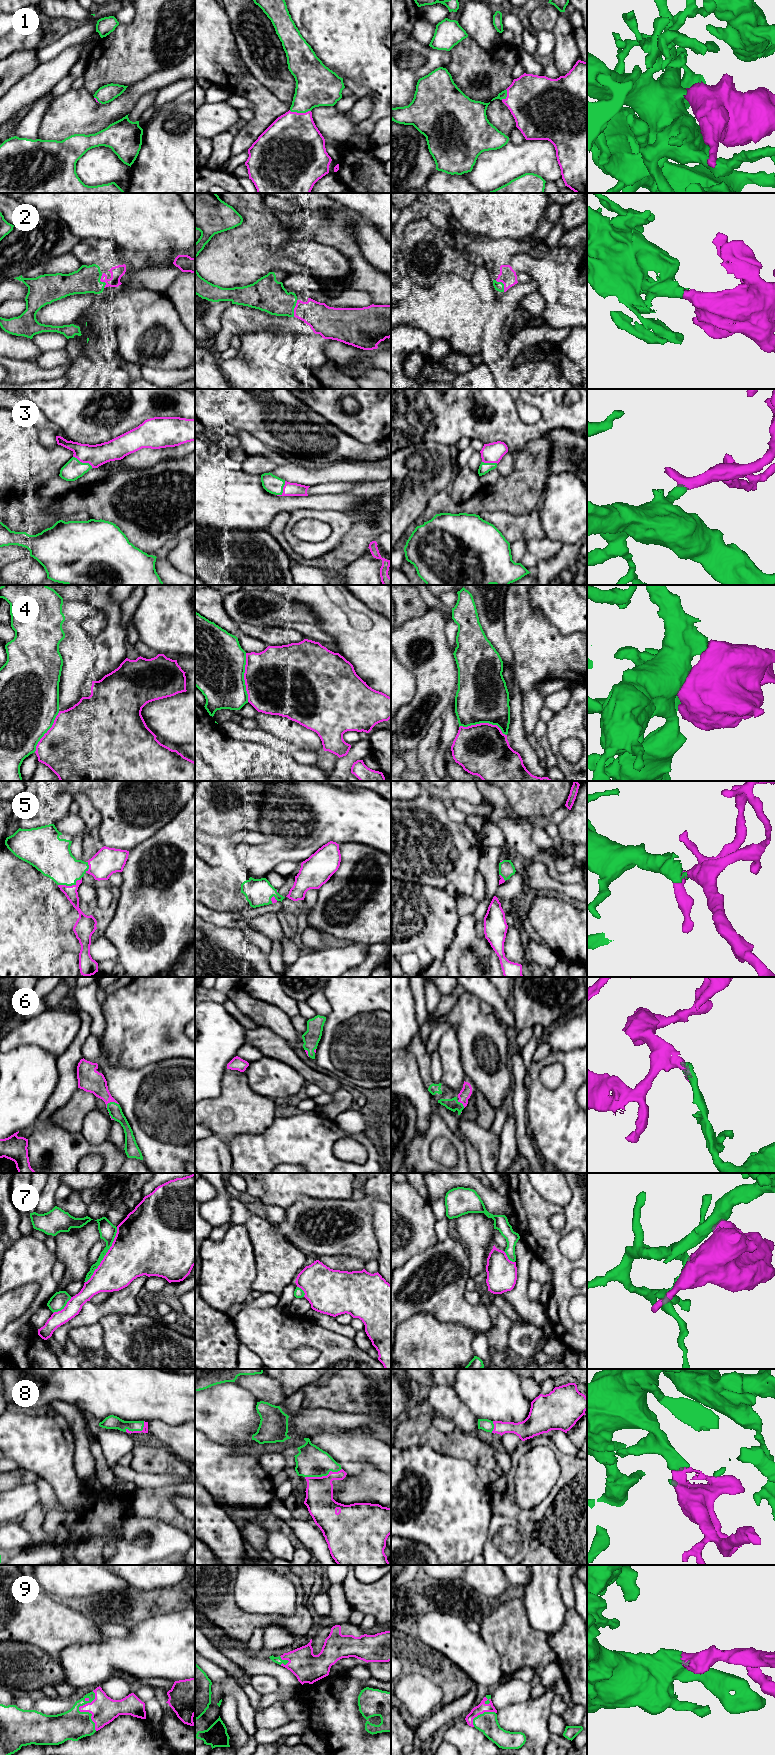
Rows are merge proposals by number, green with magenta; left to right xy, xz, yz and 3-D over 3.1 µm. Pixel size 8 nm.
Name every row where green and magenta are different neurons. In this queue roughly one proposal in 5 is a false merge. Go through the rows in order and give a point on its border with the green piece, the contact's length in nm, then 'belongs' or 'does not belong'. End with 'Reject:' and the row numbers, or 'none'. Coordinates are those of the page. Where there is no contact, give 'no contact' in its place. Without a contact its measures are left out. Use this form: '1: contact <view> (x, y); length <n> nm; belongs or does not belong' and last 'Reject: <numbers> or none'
1: contact xz (300, 112); length 180 nm; belongs
2: contact xz (294, 307); length 150 nm; belongs
3: contact xy (83, 463); length 180 nm; belongs
4: contact yz (483, 722); length 400 nm; belongs
5: contact xy (70, 885); length 200 nm; belongs
6: contact xy (111, 1102); length 110 nm; belongs
7: contact xy (105, 1254); length 500 nm; does not belong
8: contact xz (323, 1475); length 300 nm; belongs
9: contact xy (81, 1712); length 320 nm; belongs
Reject: 7

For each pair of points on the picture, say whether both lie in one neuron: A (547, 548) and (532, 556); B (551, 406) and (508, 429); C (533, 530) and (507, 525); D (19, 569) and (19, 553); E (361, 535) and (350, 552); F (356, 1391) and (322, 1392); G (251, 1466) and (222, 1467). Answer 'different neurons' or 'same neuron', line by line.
A: same neuron
B: same neuron
C: same neuron
D: different neurons
E: same neuron
F: same neuron
G: same neuron

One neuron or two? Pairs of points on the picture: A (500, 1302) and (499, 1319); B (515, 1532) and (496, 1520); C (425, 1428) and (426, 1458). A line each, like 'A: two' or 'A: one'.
A: two
B: one
C: two

